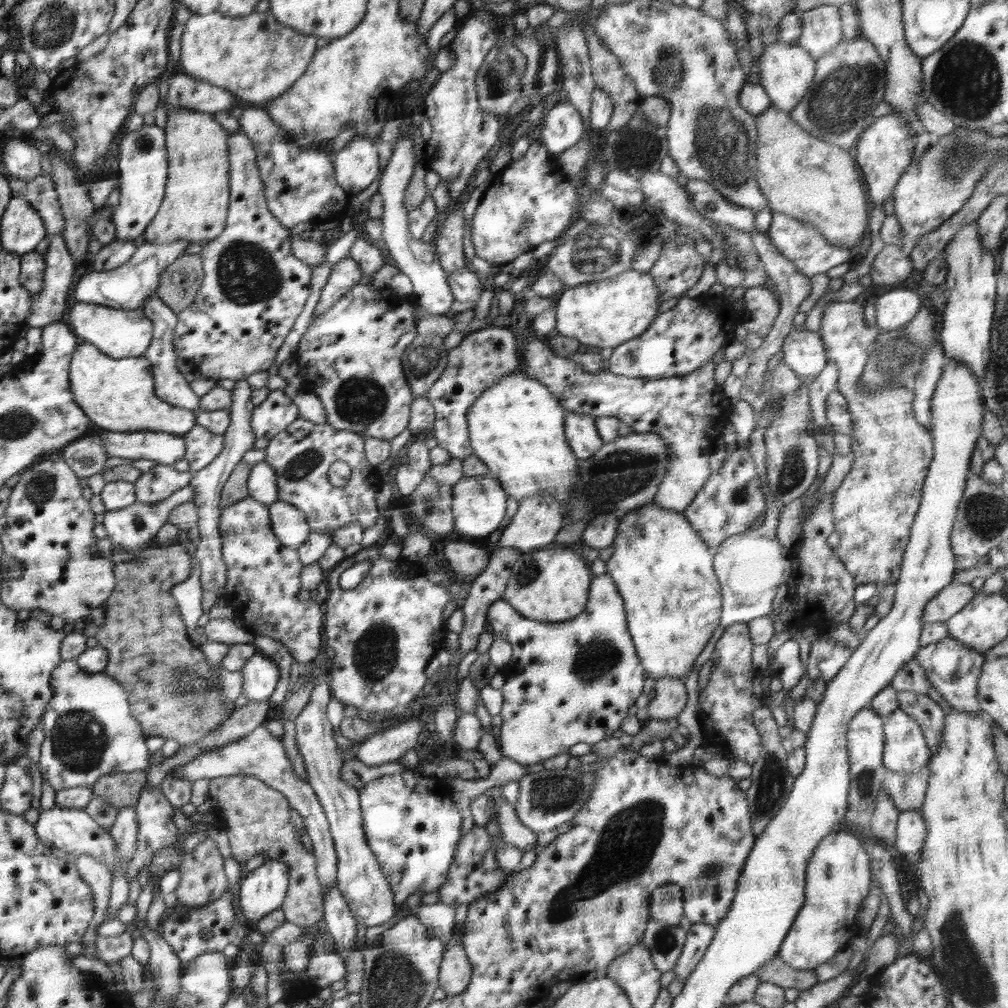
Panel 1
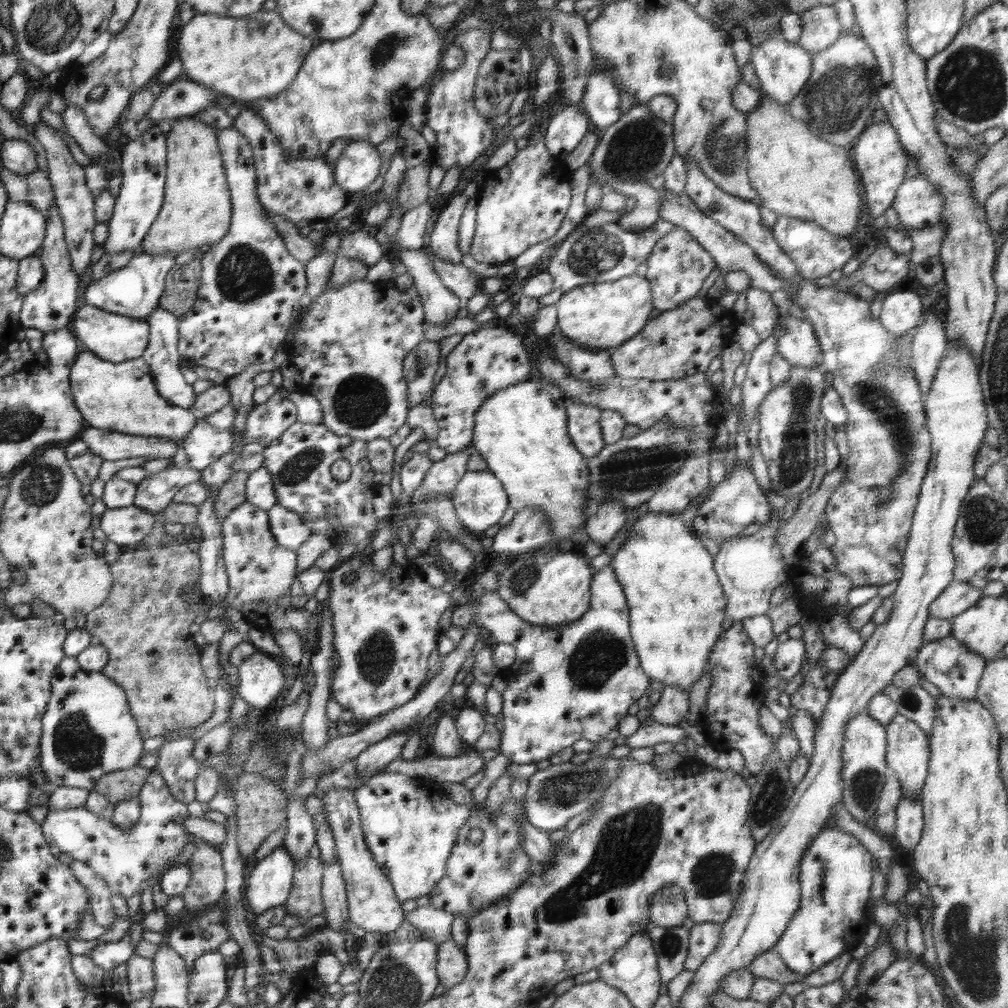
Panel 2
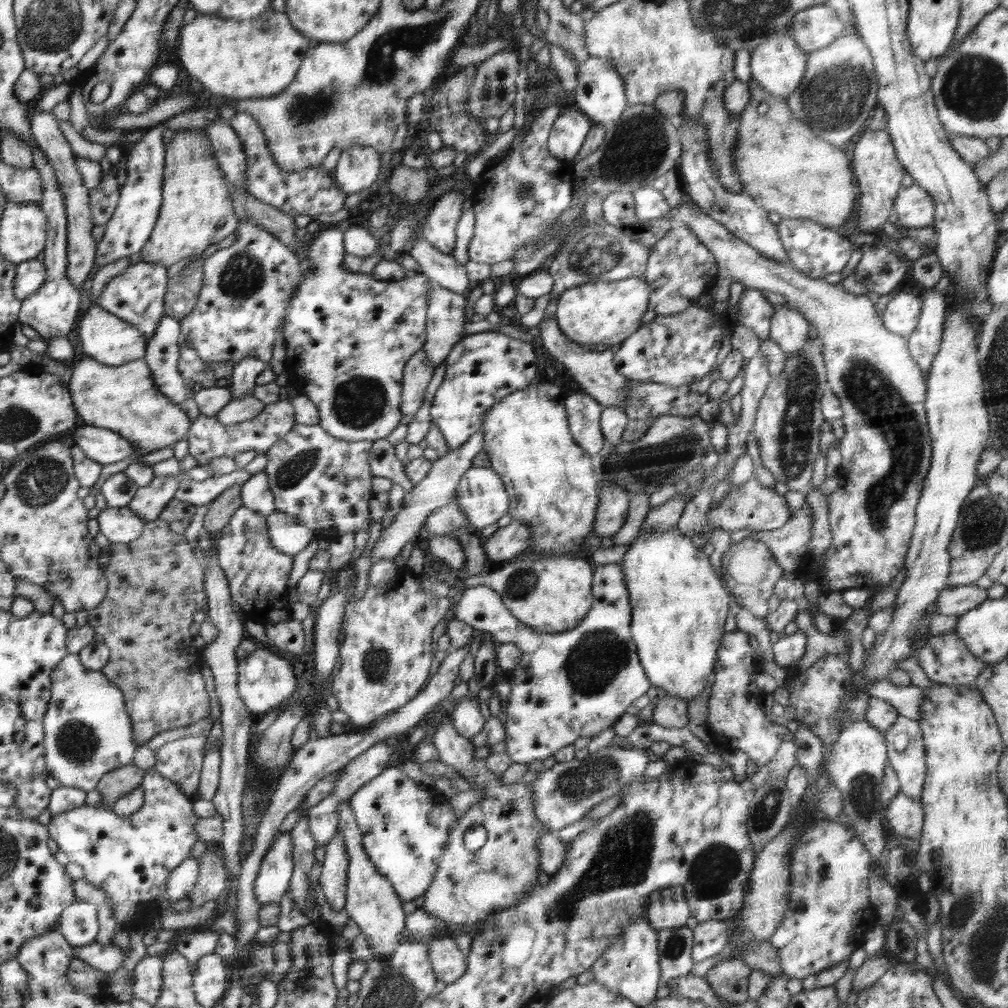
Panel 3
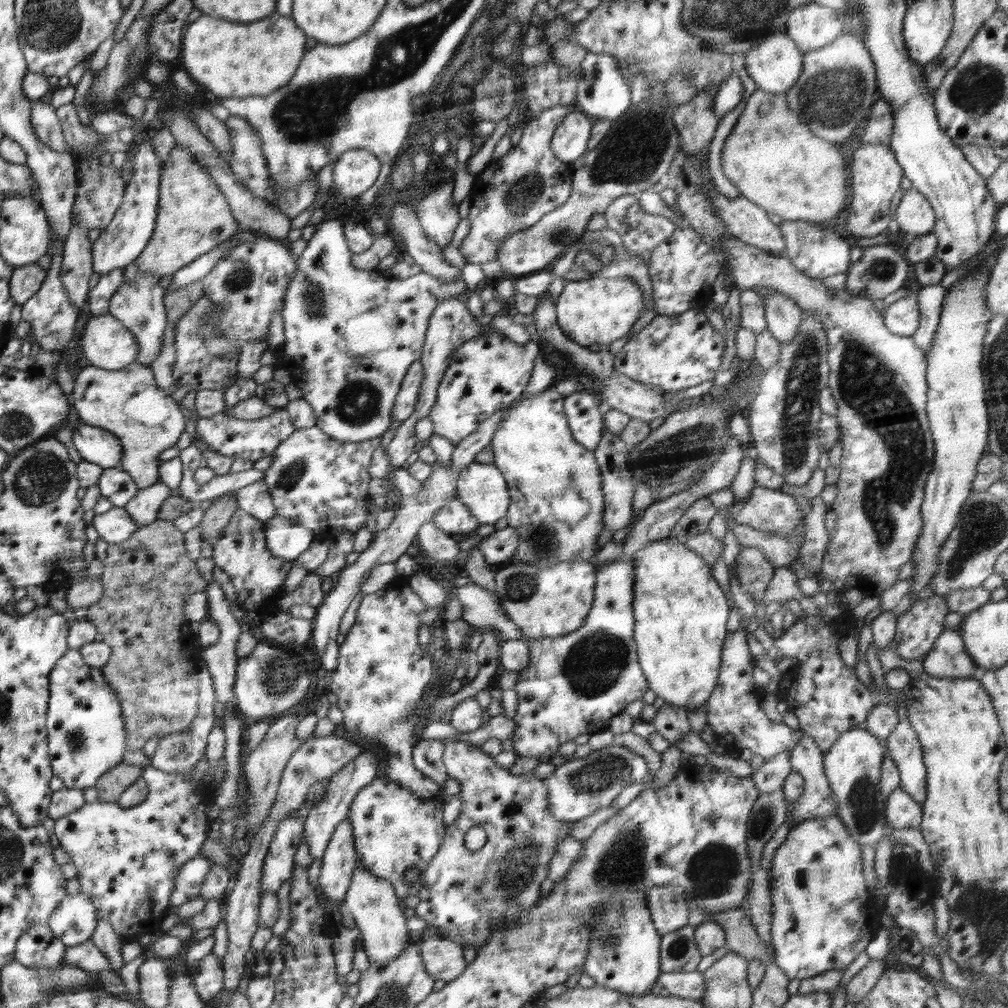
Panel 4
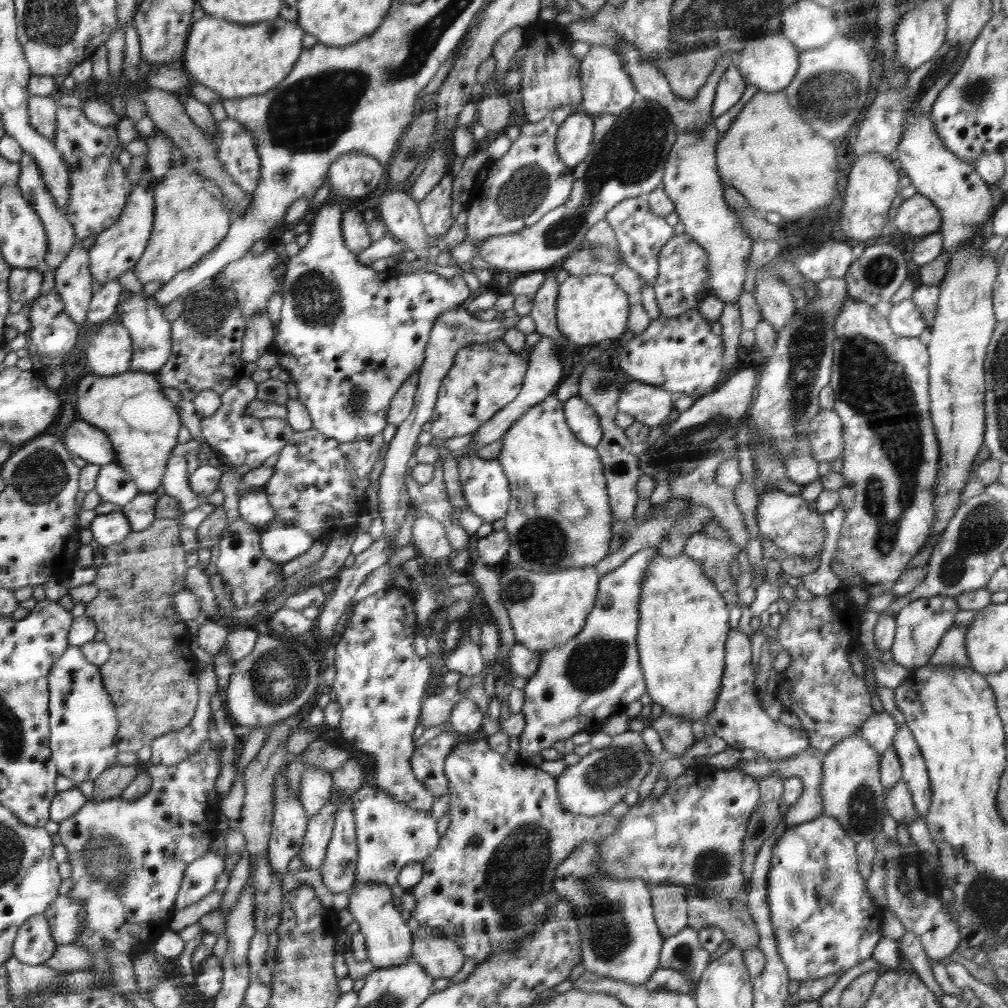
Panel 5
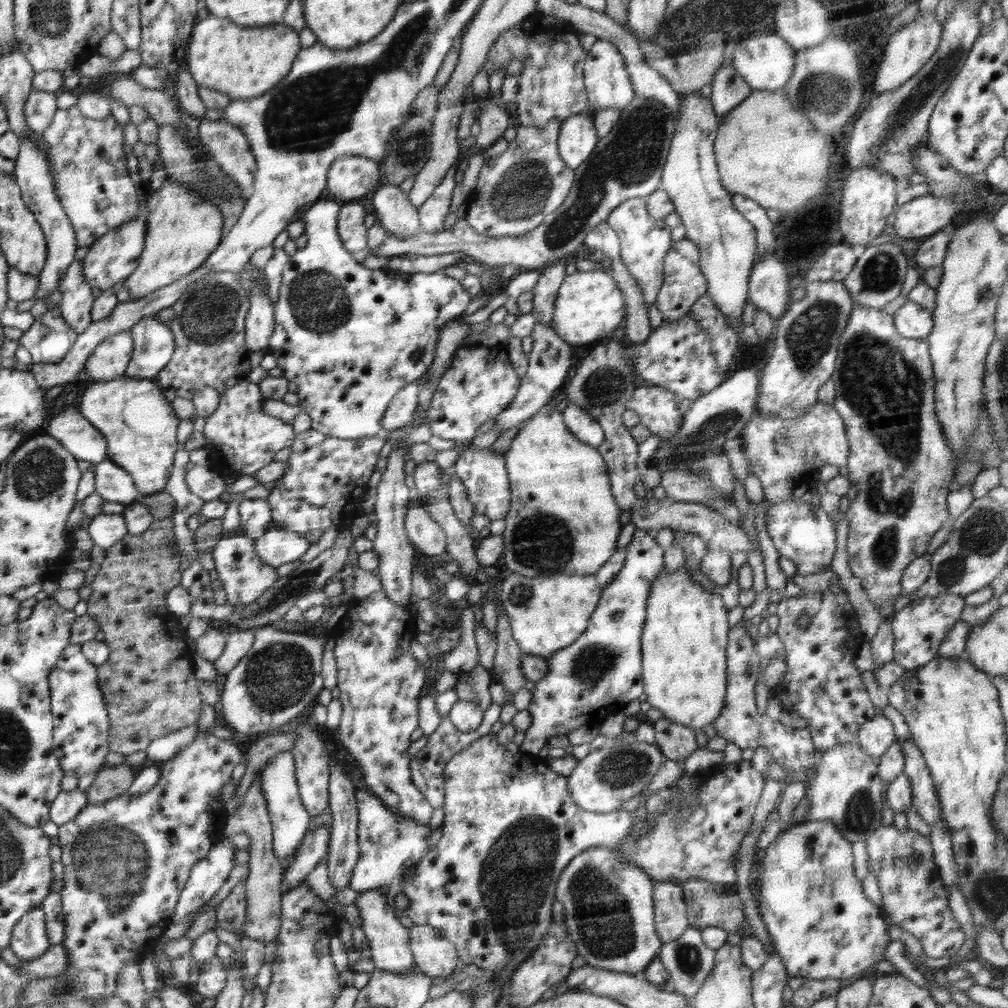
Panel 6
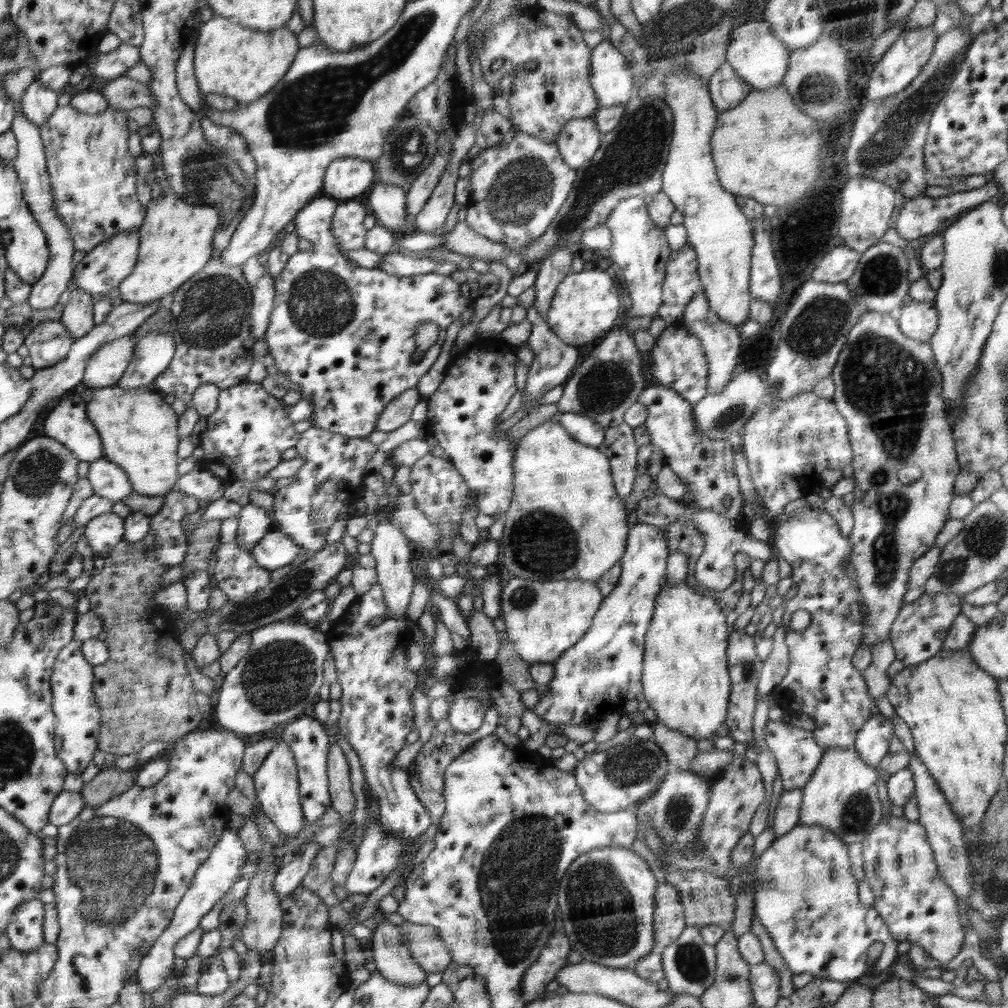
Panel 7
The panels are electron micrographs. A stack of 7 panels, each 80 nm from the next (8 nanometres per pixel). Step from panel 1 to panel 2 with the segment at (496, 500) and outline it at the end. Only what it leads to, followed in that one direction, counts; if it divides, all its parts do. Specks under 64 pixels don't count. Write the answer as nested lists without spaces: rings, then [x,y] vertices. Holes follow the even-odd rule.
[[[489,470],[466,472],[454,487],[451,496],[458,520],[463,522],[463,527],[470,533],[475,534],[498,524],[509,506],[509,498],[503,484]]]

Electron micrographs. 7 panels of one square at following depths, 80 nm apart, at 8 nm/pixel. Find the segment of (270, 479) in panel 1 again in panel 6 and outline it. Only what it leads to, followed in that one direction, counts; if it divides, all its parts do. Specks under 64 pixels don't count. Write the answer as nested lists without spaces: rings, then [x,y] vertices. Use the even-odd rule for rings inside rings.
[[[262,498],[245,499],[238,510],[240,528],[254,540],[267,531],[268,524],[273,520],[271,508]]]

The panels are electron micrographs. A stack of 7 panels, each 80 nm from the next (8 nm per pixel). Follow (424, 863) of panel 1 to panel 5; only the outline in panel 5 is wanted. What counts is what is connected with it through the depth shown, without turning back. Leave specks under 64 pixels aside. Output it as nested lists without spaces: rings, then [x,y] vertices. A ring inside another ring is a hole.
[[[363,785],[362,787],[360,787],[351,797],[351,801],[352,801],[352,804],[353,804],[353,807],[354,807],[353,813],[354,813],[354,818],[355,818],[355,833],[356,833],[356,836],[357,836],[357,849],[358,849],[357,869],[356,869],[356,872],[355,872],[355,877],[357,879],[355,880],[355,882],[356,883],[366,883],[366,884],[370,883],[370,884],[373,884],[373,885],[388,885],[389,887],[391,887],[391,891],[393,892],[393,894],[395,896],[400,896],[400,897],[405,892],[410,892],[410,891],[405,891],[403,888],[400,888],[400,886],[398,886],[398,882],[396,882],[396,878],[398,878],[398,874],[400,874],[400,870],[402,870],[402,868],[404,868],[404,866],[410,865],[412,863],[424,863],[429,857],[431,857],[431,855],[438,848],[439,842],[442,840],[442,838],[439,837],[439,834],[438,834],[438,831],[437,831],[437,824],[438,824],[437,819],[432,817],[431,810],[430,810],[430,812],[428,812],[428,811],[424,812],[424,811],[421,811],[421,810],[413,809],[412,807],[409,807],[406,803],[403,803],[403,802],[400,802],[399,800],[396,800],[388,791],[380,790],[379,787],[376,787],[374,785],[373,786]]]

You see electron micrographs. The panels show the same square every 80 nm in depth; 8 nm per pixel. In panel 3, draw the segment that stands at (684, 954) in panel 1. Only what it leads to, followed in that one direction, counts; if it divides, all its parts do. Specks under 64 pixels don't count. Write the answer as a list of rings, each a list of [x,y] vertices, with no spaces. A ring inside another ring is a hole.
[[[706,921],[693,928],[693,947],[691,950],[694,963],[702,962],[718,954],[727,944],[729,928],[724,921]]]

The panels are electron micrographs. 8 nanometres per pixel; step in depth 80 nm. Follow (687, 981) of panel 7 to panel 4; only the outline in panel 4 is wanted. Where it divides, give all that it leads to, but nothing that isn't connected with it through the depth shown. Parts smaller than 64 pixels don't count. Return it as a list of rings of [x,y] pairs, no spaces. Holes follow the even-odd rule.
[[[688,925],[661,935],[659,947],[661,972],[696,971],[703,957],[695,941],[695,928]]]

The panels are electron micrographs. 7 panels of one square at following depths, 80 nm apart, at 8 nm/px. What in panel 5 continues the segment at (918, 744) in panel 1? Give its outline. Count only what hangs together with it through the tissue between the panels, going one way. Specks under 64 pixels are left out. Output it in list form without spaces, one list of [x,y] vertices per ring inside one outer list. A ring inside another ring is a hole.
[[[906,724],[896,731],[892,745],[900,759],[901,780],[911,790],[911,797],[920,818],[925,818],[931,801],[931,782],[918,743]]]

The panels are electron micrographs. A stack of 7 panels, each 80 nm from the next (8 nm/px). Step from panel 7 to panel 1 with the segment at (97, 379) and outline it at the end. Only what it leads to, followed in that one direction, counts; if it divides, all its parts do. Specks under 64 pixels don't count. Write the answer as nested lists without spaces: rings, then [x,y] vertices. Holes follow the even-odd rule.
[[[76,301],[64,314],[64,321],[80,341],[91,342],[112,358],[142,357],[154,340],[154,322],[142,309],[120,310],[96,303]]]

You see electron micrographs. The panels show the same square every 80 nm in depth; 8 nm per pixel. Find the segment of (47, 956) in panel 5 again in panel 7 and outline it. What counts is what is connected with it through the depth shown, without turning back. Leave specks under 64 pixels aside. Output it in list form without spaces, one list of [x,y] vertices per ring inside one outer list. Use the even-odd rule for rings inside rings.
[[[33,898],[17,906],[5,930],[11,948],[32,952],[42,946],[46,941],[43,935],[45,919],[45,903],[39,898]]]

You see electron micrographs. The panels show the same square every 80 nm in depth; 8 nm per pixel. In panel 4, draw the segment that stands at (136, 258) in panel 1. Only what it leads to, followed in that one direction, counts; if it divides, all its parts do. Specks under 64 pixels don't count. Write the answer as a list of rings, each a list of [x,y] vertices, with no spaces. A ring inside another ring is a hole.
[[[137,273],[133,282],[117,286],[116,292],[110,297],[108,313],[120,319],[120,322],[133,332],[139,343],[140,353],[135,363],[151,366],[153,360],[161,353],[163,332],[169,324],[163,303],[164,295],[165,288],[160,285],[158,276]]]

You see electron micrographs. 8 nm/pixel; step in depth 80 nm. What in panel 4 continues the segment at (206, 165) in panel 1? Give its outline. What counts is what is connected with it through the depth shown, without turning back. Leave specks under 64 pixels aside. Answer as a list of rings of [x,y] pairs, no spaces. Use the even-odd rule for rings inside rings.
[[[175,146],[164,162],[160,182],[160,205],[155,233],[147,248],[136,258],[138,274],[146,273],[159,279],[174,274],[195,258],[211,253],[236,232],[237,221],[230,213],[227,198],[212,182],[204,166],[196,164],[190,151]]]

